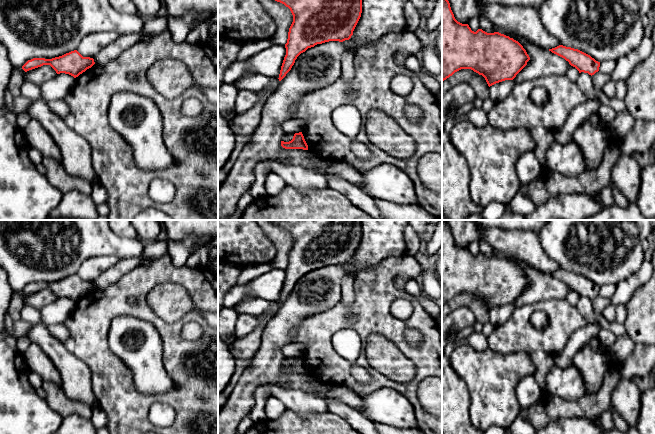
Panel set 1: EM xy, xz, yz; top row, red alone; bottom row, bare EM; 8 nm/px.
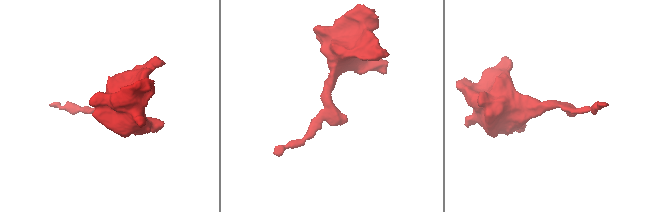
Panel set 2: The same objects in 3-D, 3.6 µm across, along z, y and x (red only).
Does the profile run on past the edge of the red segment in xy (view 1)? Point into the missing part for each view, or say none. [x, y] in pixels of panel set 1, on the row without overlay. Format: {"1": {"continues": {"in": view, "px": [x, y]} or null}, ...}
{"1": {"continues": null}}

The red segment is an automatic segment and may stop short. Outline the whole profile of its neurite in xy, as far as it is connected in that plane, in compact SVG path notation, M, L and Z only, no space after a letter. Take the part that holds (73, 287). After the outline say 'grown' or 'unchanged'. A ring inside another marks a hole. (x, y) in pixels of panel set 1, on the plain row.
M74 274L52 283L33 282L24 288L22 293L27 296L43 289L50 289L57 298L65 297L76 302L94 288L93 282L83 281L77 274Z; unchanged

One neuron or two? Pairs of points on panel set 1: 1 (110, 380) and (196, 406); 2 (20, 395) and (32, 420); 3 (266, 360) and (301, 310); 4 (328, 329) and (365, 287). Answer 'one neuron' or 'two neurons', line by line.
1: one neuron
2: one neuron
3: one neuron
4: one neuron

